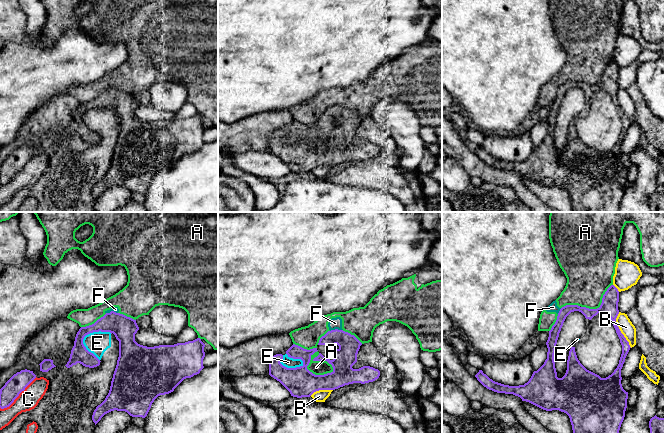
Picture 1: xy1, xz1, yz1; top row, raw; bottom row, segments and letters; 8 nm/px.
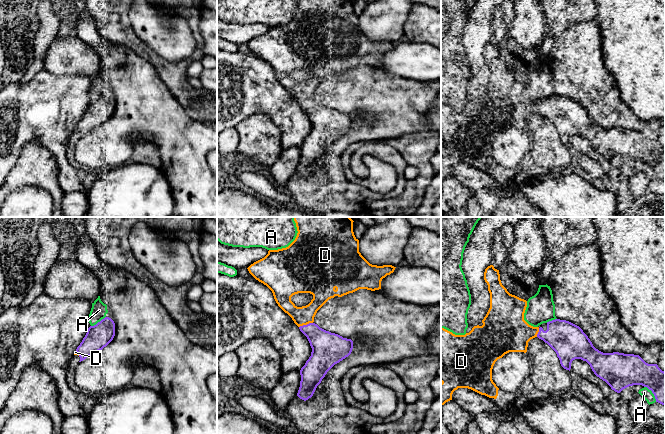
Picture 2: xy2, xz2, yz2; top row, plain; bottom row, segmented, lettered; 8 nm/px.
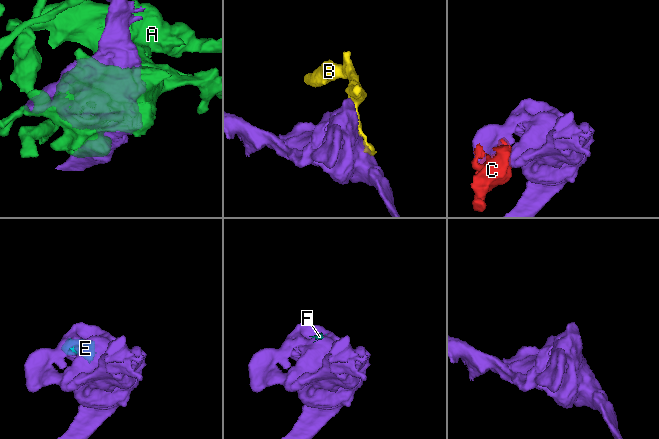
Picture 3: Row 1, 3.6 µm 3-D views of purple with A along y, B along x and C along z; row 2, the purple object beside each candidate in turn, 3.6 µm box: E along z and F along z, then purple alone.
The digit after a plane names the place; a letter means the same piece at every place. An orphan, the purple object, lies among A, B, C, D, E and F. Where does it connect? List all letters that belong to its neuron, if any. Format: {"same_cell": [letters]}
{"same_cell": ["D"]}

